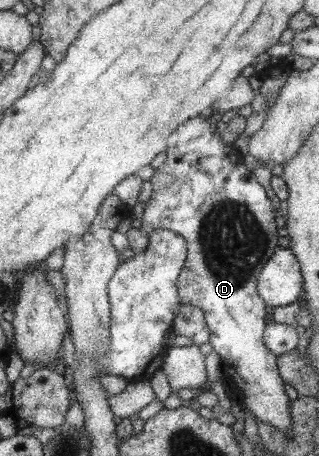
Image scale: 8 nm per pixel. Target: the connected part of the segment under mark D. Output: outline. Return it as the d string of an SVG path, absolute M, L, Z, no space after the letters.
M196 117L181 124L168 138L166 154L167 159L163 162L162 166L156 169L154 175L149 180L153 191L150 200L146 202L144 206L144 213L142 214L141 220L142 226L140 226L138 230L130 228L130 230L126 232L126 236L128 236L128 241L130 243L130 249L132 249L134 254L144 252L148 243L148 235L150 235L150 232L156 231L156 229L172 230L188 240L188 258L185 261L185 268L180 272L176 287L178 287L182 304L200 308L205 315L206 324L212 331L209 343L214 347L216 354L221 356L220 360L222 361L222 371L224 373L222 378L224 378L225 389L231 391L231 398L234 400L239 398L240 394L243 394L244 398L241 404L245 406L244 410L250 410L257 421L268 422L270 426L274 426L276 430L280 430L287 438L288 436L291 437L291 427L294 426L295 423L292 417L292 411L290 410L292 402L284 389L283 380L278 371L278 356L265 345L265 342L262 342L262 334L265 334L265 328L267 327L266 320L264 320L264 318L266 318L266 310L264 310L264 308L266 308L266 303L264 299L258 296L258 292L256 292L256 276L261 275L261 271L269 263L269 259L273 257L278 250L278 234L276 234L276 220L274 220L274 204L272 204L272 200L268 200L268 196L266 196L262 184L258 184L256 175L252 174L252 172L244 166L244 158L232 148L232 144L228 146L228 144L222 140L222 136L220 136L216 124L210 121L208 117Z

